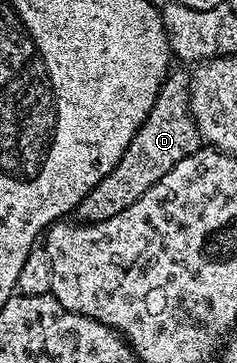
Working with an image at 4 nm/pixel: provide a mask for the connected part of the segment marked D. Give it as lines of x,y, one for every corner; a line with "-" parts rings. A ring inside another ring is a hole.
176,70
169,71
164,85
158,90
158,98
154,98
154,106
150,106
150,114
146,114
146,122
142,122
138,134
134,134
122,158
118,158
118,166
114,166
114,170
110,170
110,174
106,174
106,178
102,178
102,182
98,182
98,186
94,186
77,206
75,219
81,224
97,224
106,222
106,218
114,218
114,214
122,214
122,210
134,206
150,186
166,178
182,158
201,147
200,132
191,115
186,114
185,73
183,76

